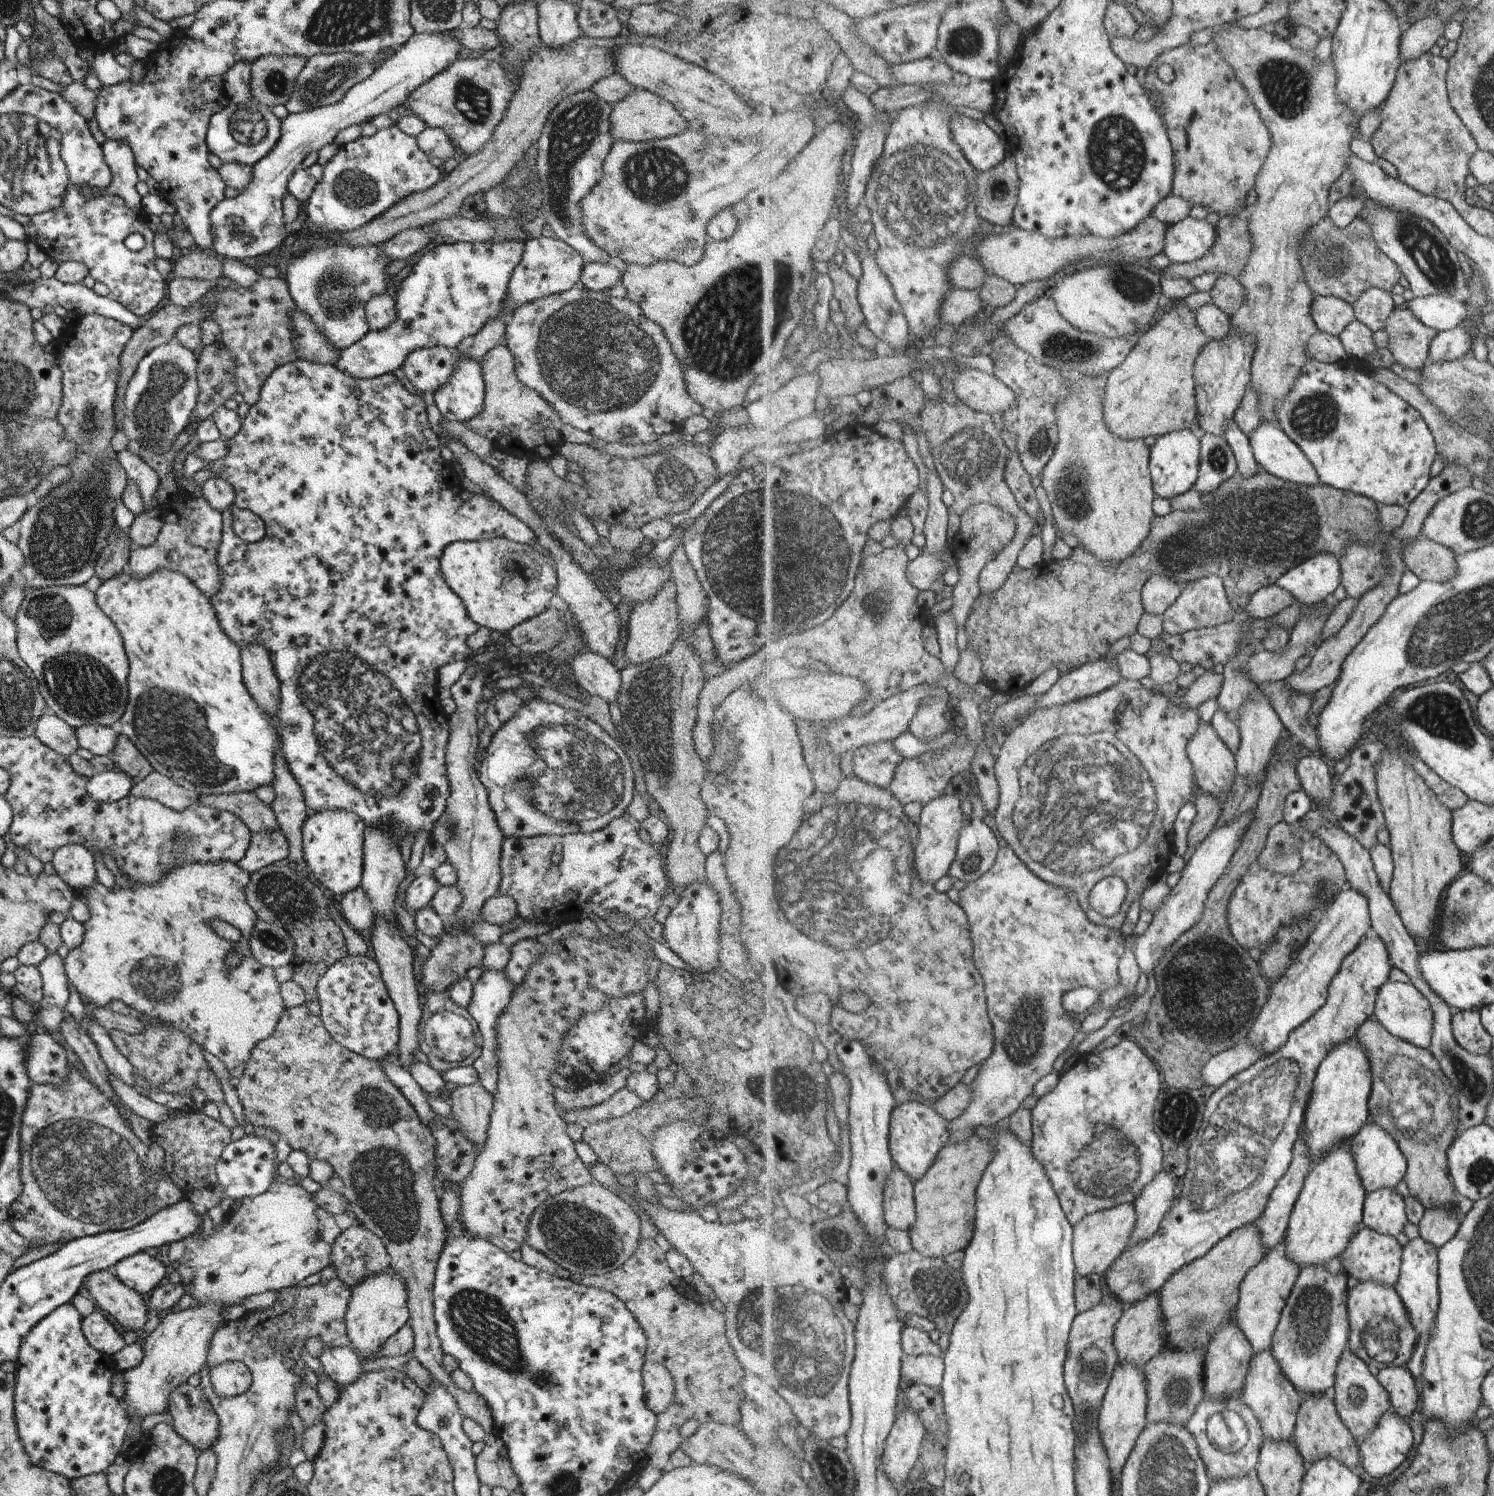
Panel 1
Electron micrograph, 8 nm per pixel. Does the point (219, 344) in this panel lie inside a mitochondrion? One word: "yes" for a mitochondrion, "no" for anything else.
no

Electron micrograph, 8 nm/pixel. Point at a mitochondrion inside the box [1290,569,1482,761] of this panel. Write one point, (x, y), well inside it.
(1440, 714)

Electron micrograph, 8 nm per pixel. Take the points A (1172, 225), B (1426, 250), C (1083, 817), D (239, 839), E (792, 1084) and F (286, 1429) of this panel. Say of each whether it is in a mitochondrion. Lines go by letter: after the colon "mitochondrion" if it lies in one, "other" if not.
A: other
B: mitochondrion
C: mitochondrion
D: other
E: mitochondrion
F: other

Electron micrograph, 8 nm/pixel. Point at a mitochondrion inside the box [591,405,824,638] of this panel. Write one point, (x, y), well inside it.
(667, 478)

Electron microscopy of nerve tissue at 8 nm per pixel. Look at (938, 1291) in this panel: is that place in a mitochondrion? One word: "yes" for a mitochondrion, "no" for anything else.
yes

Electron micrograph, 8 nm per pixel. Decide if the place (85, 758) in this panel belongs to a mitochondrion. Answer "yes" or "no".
no

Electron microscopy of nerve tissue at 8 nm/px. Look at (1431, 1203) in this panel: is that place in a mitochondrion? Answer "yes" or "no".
no

